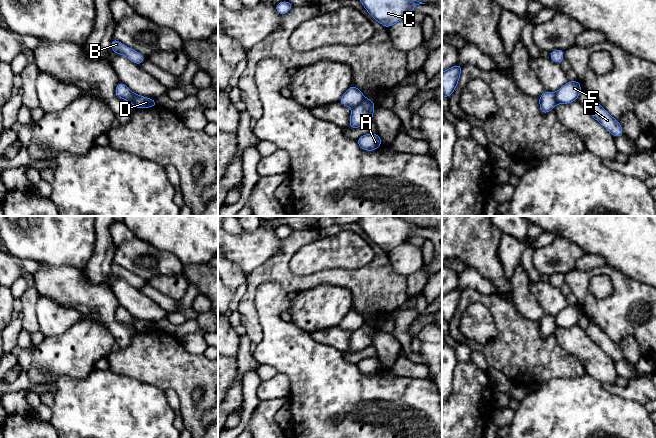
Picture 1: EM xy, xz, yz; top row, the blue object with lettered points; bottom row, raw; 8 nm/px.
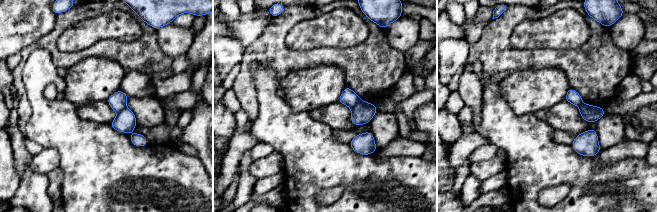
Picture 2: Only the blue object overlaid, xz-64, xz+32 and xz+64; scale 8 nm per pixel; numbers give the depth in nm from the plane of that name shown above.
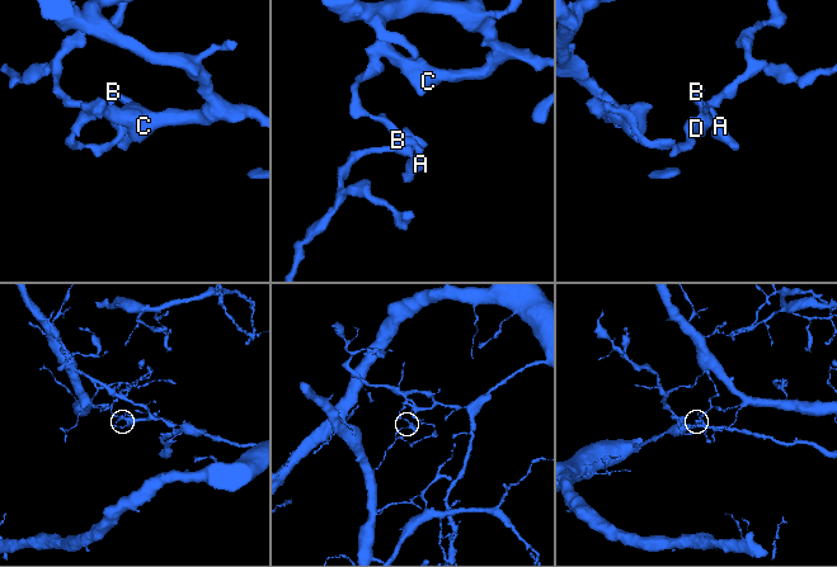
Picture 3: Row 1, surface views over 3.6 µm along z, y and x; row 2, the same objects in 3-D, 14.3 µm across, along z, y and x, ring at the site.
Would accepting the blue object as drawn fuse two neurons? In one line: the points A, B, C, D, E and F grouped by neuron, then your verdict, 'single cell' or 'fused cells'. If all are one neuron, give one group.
groups A B C F / D E; fused cells

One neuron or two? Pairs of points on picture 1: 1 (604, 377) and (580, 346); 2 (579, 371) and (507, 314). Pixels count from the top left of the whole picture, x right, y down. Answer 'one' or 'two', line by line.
1: one
2: one

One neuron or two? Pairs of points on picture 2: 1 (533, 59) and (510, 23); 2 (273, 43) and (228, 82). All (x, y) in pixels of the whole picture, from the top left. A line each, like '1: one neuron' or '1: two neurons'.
1: one neuron
2: two neurons

